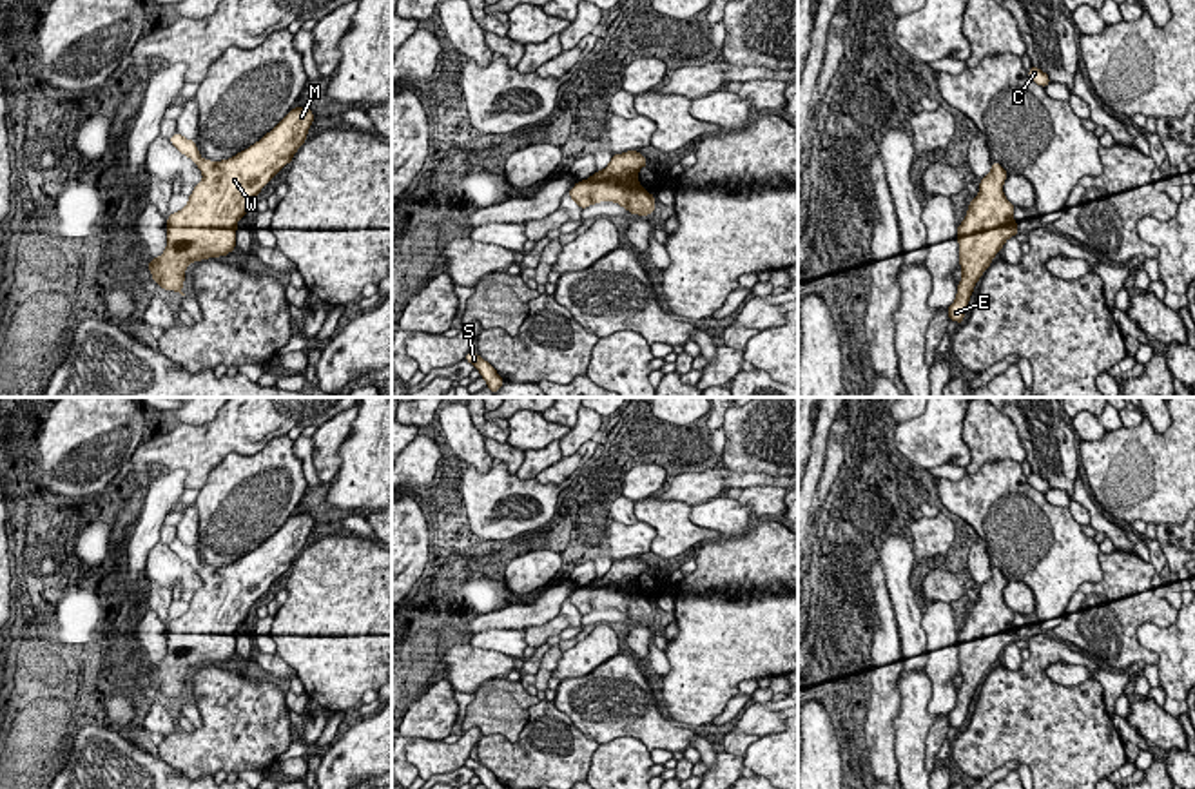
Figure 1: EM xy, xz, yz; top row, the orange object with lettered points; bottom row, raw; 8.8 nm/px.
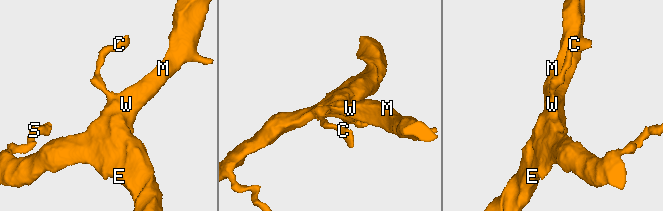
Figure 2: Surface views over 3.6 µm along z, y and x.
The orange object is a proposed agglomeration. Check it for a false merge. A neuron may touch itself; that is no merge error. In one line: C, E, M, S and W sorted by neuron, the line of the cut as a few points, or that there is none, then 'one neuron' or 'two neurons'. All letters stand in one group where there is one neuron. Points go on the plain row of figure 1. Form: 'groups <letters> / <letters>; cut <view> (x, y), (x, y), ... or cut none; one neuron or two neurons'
groups C E M S W; cut none; one neuron

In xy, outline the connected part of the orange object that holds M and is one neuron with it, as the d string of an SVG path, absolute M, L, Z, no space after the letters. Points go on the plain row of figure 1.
M296 513L259 548L223 568L203 566L198 551L180 539L169 544L199 573L203 588L194 591L189 609L167 624L167 655L149 669L158 693L185 702L185 675L192 667L216 666L236 655L236 629L254 602L292 568L312 528L310 515Z

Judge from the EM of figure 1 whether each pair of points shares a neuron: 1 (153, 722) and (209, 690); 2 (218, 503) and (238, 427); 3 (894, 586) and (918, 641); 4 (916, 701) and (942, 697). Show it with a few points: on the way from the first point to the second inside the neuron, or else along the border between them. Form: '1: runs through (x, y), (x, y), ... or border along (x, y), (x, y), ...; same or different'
1: border along (176, 728), (165, 737); different
2: border along (271, 439), (258, 452), (229, 454), (204, 487); different
3: runs through (902, 599), (909, 613), (909, 628); same
4: border along (923, 672), (931, 682), (929, 711), (938, 717); different

